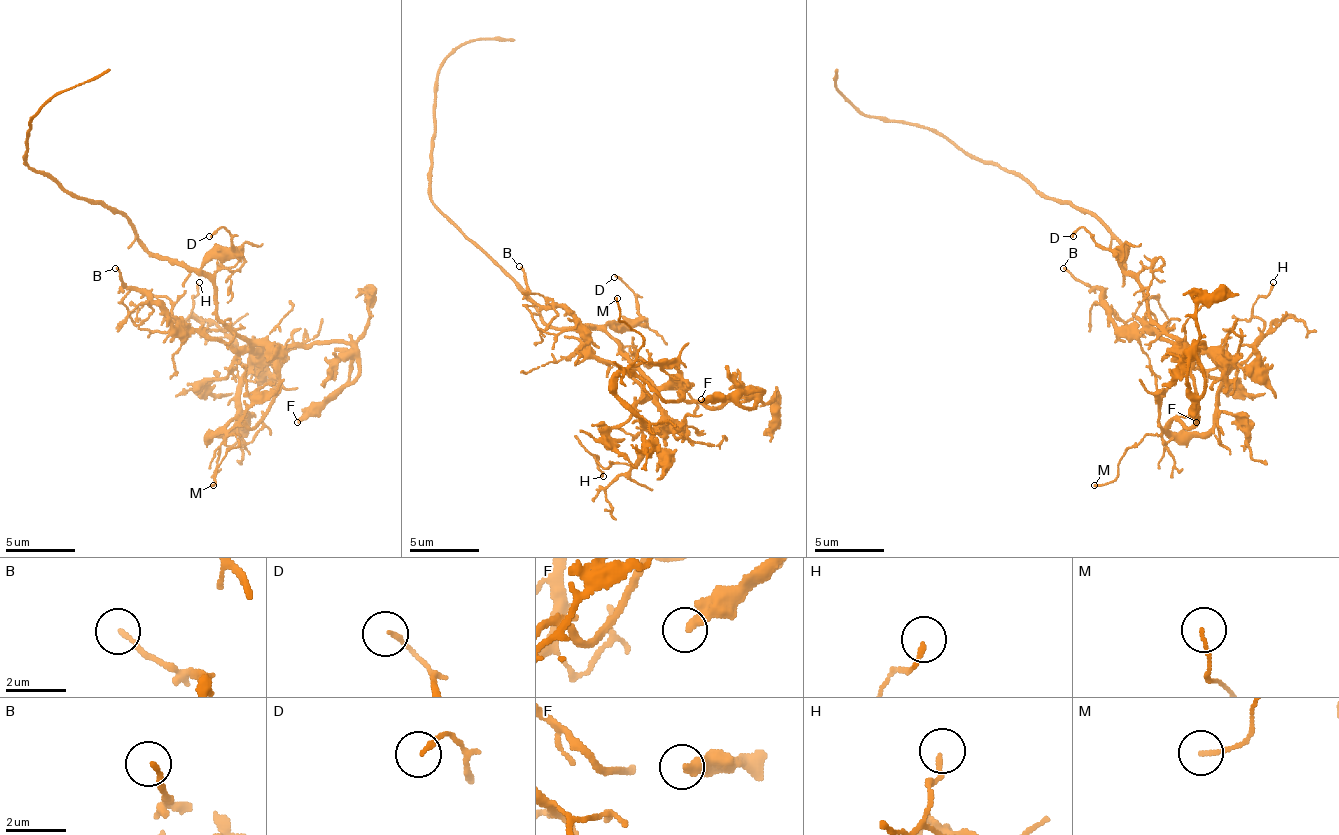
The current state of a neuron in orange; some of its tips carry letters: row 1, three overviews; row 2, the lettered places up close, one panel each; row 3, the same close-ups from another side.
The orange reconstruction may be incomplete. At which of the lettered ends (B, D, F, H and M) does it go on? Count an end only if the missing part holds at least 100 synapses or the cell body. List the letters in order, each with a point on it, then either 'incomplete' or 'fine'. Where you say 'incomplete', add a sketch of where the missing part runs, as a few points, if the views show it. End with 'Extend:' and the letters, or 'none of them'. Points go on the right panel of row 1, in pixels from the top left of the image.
B: at (1063, 268); fine
D: at (1073, 236); fine
F: at (1196, 422); fine
H: at (1273, 282); fine
M: at (1094, 485); fine
Extend: none of them

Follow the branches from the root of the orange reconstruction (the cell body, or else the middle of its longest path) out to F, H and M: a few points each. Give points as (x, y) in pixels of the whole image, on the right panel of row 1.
F: (1119, 243), (1122, 268), (1140, 285), (1147, 313), (1192, 355), (1203, 345), (1196, 341), (1203, 373), (1196, 422)
H: (1119, 243), (1147, 313), (1182, 345), (1234, 366), (1262, 338), (1252, 306), (1273, 282)
M: (1119, 243), (1147, 313), (1189, 359), (1196, 418), (1147, 432), (1122, 453), (1112, 481), (1094, 485)

